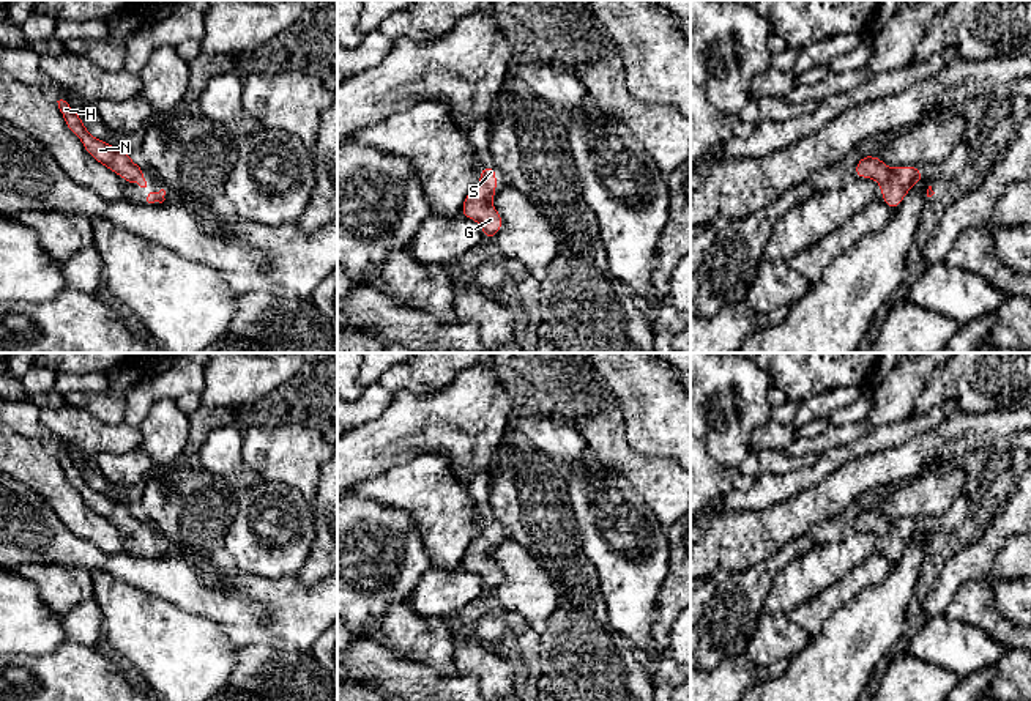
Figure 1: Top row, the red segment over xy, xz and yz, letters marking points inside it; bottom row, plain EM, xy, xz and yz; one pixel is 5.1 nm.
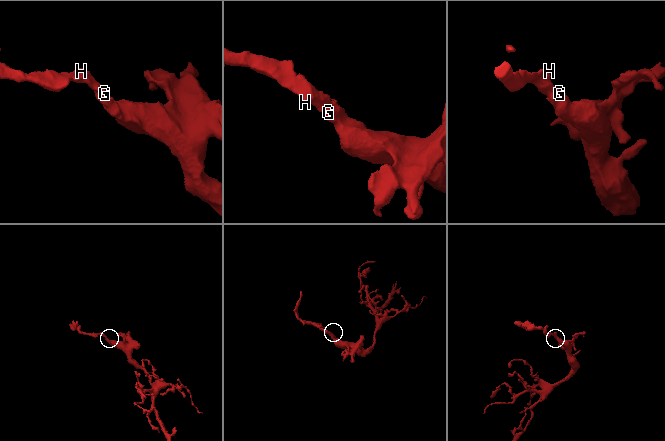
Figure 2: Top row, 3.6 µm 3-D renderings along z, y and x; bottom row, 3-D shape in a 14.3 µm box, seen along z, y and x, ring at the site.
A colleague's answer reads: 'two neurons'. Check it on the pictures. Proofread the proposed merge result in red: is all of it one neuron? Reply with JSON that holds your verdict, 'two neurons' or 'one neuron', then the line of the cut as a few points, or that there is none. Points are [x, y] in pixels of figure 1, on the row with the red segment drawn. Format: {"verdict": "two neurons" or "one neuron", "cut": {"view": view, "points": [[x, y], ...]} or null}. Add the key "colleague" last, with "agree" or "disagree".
{"verdict": "one neuron", "cut": null, "colleague": "disagree"}

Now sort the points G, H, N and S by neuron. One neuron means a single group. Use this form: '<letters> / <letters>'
G H N S

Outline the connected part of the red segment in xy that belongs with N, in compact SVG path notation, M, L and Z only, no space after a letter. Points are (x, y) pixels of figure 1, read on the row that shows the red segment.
M63 99L57 102L68 129L80 139L84 148L93 159L125 178L128 184L137 183L140 187L147 187L147 181L142 176L147 172L143 167L136 165L126 151L91 137L76 110Z

